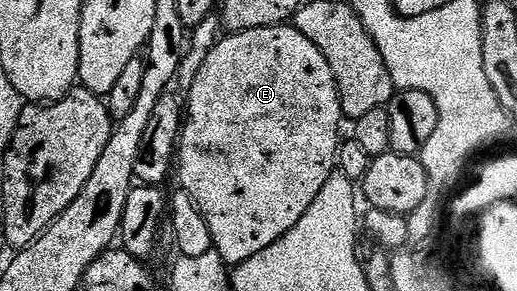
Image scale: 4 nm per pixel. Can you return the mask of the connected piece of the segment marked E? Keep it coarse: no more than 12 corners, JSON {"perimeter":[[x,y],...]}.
{"perimeter":[[236,31],[185,99],[178,186],[234,265],[336,174],[333,69]]}

